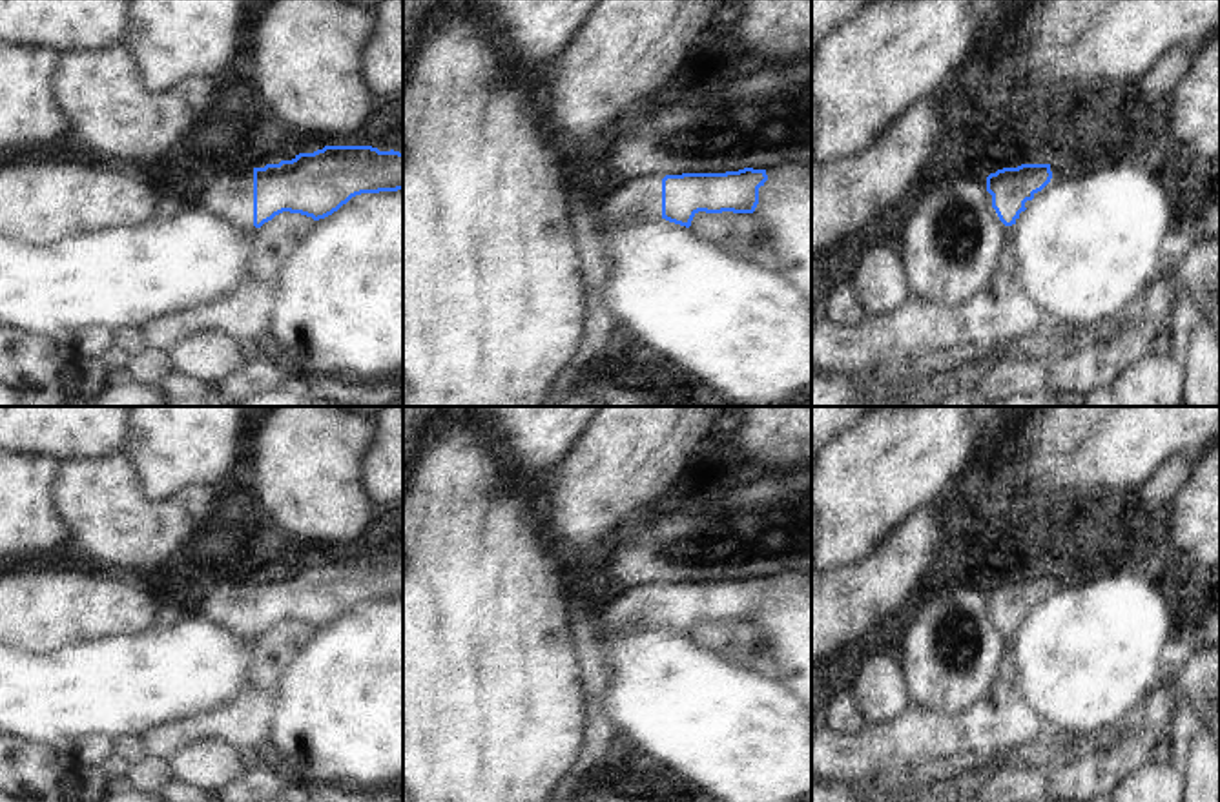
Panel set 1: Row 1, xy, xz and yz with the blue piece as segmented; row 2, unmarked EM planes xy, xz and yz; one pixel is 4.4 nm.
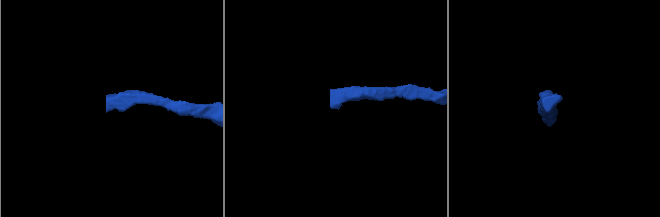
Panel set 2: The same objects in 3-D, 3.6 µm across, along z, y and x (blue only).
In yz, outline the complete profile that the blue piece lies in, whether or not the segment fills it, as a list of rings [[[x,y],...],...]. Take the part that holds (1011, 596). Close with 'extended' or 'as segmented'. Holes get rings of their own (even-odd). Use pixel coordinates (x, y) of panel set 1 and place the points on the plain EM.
[[[1021,572],[990,581],[987,585],[987,609],[998,632],[1003,638],[1014,638],[1030,609],[1050,598],[1061,581],[1063,576],[1058,572]]]; extended

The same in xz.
[[[744,576],[726,581],[682,581],[636,585],[607,594],[607,603],[594,618],[605,638],[615,632],[666,627],[689,636],[698,620],[753,622],[766,578]]]; extended

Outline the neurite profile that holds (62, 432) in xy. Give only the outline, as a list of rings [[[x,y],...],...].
[[[0,406],[0,448],[57,461],[104,459],[129,437],[126,406]]]

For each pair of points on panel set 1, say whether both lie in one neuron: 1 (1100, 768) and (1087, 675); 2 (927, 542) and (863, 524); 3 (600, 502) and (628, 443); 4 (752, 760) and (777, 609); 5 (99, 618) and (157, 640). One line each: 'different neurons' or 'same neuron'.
1: different neurons
2: different neurons
3: same neuron
4: different neurons
5: different neurons

